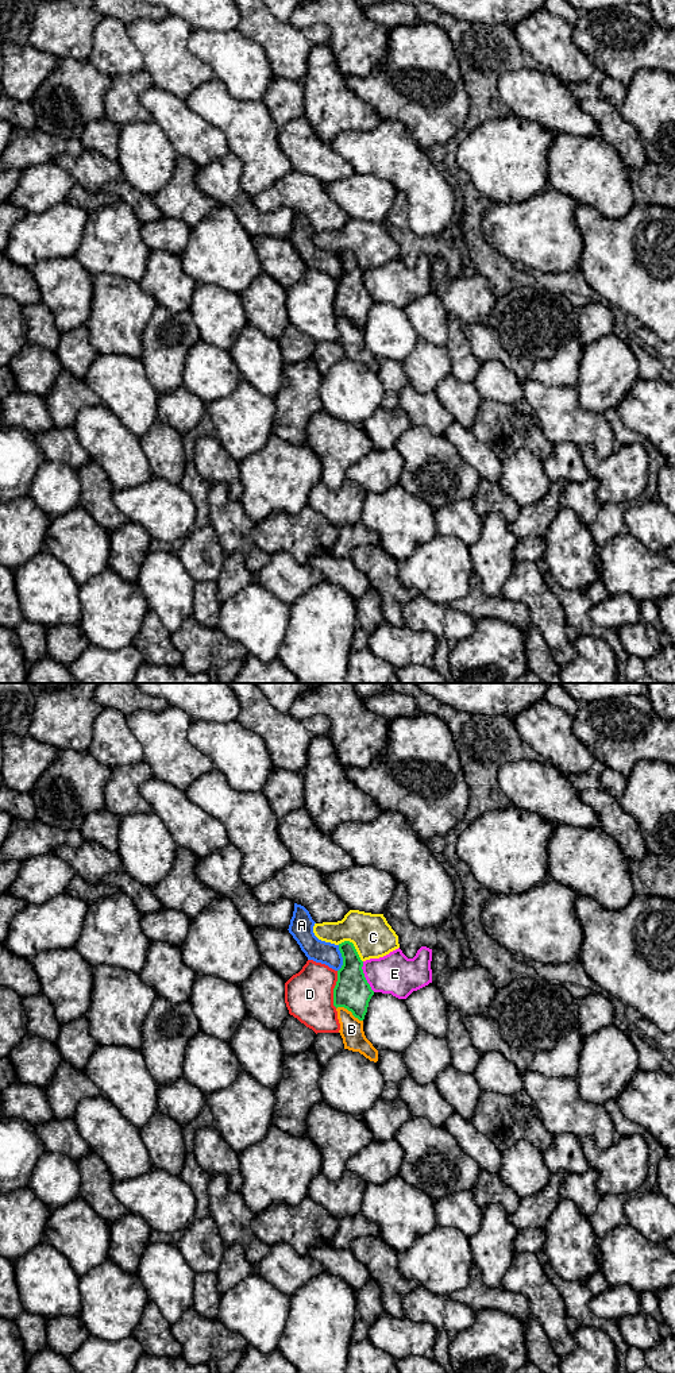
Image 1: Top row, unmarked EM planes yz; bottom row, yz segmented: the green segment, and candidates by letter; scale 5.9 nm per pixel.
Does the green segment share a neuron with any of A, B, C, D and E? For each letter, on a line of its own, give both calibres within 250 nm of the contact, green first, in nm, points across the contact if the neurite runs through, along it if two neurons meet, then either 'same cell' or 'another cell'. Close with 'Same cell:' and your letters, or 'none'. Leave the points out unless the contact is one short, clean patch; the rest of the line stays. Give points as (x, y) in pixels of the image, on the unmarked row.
A: calibres 200 and 130 nm; another cell
B: calibres 200 and 140 nm; another cell
C: calibres 190 and 240 nm; another cell
D: calibres 200 and 280 nm; another cell
E: calibres 200 and 240 nm; another cell
Same cell: none

